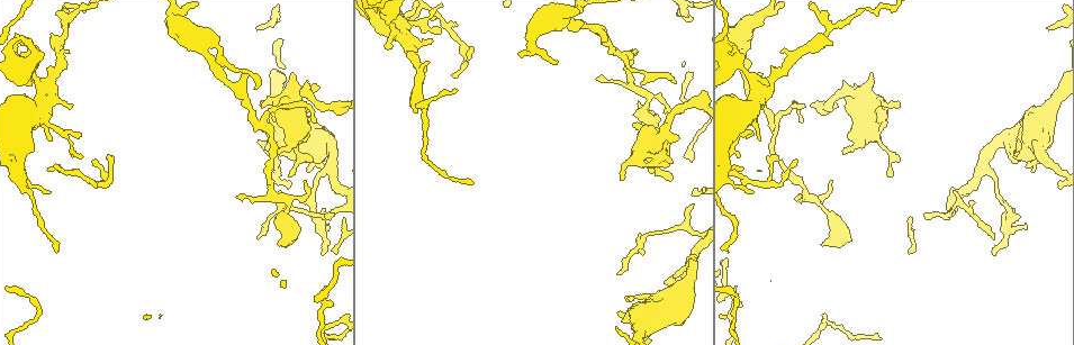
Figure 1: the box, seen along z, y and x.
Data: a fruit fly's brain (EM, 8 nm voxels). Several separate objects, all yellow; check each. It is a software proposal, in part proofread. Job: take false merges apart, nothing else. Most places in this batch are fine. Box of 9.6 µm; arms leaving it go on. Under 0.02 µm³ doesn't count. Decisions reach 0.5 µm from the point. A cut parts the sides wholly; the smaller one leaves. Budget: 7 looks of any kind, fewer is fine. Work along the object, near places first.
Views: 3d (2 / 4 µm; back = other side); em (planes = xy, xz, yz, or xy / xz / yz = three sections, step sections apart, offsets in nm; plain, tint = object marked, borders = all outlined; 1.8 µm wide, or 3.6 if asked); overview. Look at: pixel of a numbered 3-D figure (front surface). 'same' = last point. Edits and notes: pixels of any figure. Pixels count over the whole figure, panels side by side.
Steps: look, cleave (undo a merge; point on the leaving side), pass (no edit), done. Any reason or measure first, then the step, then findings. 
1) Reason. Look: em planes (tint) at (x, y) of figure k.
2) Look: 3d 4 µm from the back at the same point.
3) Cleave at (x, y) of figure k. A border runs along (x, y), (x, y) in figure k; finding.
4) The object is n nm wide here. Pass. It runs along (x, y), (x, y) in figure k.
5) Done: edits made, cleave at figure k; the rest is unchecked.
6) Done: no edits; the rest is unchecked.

Calibre changes. Look: em planes (plain) at (287, 207) of figure 1.

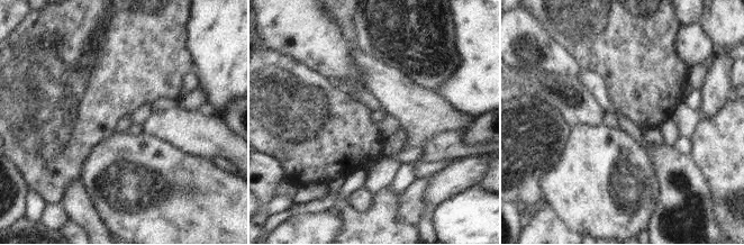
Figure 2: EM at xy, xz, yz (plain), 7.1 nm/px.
Look: em planes (tint) at the same point.

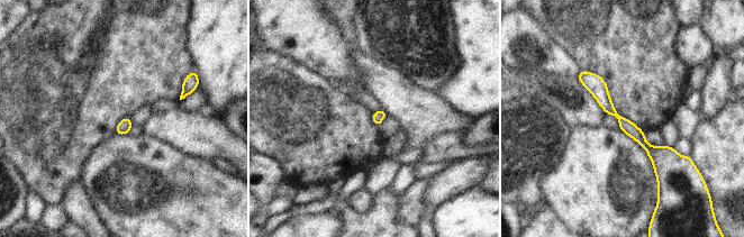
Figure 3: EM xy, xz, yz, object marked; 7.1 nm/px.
Pass. It runs along (583, 73), (661, 160), (661, 178) in figure 3; continuous, no second cell.

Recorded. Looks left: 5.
Thick turns thin. Look: 3d 4 µm at (282, 143) of figure 1.

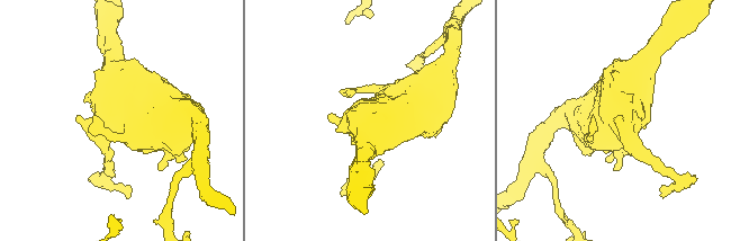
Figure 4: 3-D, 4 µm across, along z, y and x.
Need the tissue. Look: em planes (borders) at (626, 124) of figure 4.

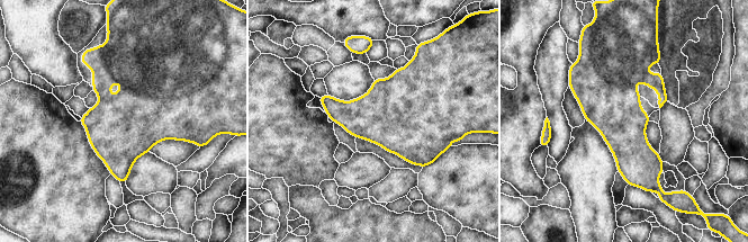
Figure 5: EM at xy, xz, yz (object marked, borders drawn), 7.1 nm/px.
Pass. Continuous, no second cell.

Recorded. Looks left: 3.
Small branch off a trunk. Look: em 3.6 µm planes (tint) at (859, 105) of figure 1.

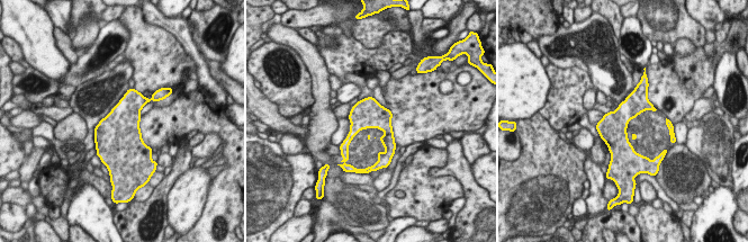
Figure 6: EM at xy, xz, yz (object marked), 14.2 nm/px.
Pass. Continuous, no second cell.

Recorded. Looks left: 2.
Done: no edits; the rest is unchecked.

